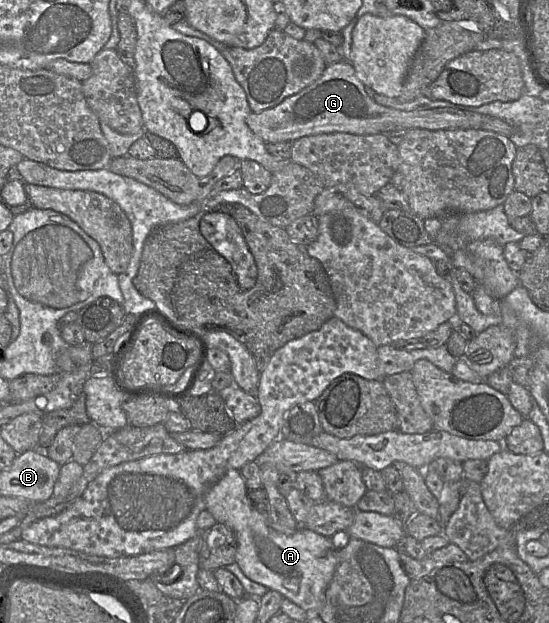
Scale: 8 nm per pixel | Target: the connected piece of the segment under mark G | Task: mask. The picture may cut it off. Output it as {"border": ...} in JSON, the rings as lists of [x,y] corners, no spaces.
{"border":[[[339,61],[327,65],[314,83],[287,97],[277,106],[260,113],[252,112],[246,118],[246,124],[267,144],[293,142],[305,136],[334,132],[371,135],[409,129],[479,129],[483,118],[482,114],[451,108],[401,111],[377,104],[364,89],[364,85],[355,75],[352,64],[348,61]]]}

